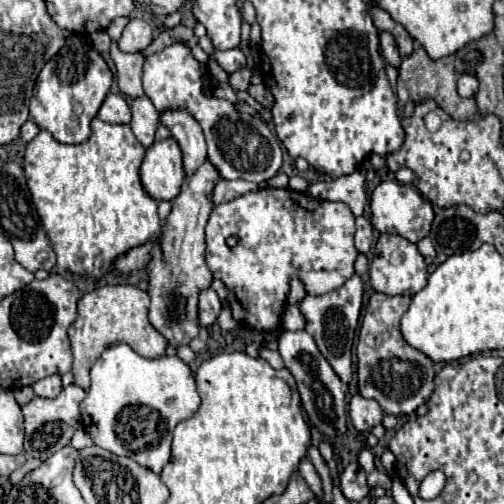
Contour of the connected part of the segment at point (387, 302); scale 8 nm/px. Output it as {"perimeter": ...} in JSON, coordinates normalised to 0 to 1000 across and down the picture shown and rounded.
{"perimeter":[[[738,581],[718,645],[714,645],[714,665],[710,665],[710,688],[706,688],[706,712],[710,712],[710,772],[714,784],[730,788],[730,792],[746,792],[754,800],[754,808],[762,812],[762,819],[770,823],[813,823],[825,815],[829,804],[845,800],[849,788],[861,776],[861,720],[853,708],[845,708],[837,696],[813,688],[798,661],[794,661],[794,633],[798,625],[810,617],[813,605],[813,589],[774,589],[762,581]]]}

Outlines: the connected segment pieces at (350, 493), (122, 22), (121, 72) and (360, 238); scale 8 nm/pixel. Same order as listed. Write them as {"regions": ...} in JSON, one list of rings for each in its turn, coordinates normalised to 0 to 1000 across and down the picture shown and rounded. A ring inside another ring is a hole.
{"regions":[[[[690,919],[683,935],[675,938],[675,966],[687,990],[714,994],[734,978],[734,966],[726,958],[726,938],[710,919]]],[[[234,34],[234,38],[226,38],[226,42],[218,46],[218,54],[210,58],[210,62],[214,62],[214,69],[230,81],[230,77],[238,73],[238,65],[242,65],[242,58],[250,54],[250,46],[254,46],[254,42],[258,42],[254,34]]],[[[230,85],[218,93],[218,117],[230,129],[230,165],[238,173],[238,185],[250,192],[286,192],[282,177],[282,125],[286,113],[278,105],[242,105]]],[[[706,431],[706,494],[730,502],[738,482],[738,446],[726,431]]]]}

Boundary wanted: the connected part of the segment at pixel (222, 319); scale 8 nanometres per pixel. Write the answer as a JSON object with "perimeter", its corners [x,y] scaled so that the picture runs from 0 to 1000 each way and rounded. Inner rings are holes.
{"perimeter":[[[442,607],[433,627],[431,641],[440,655],[452,659],[460,659],[468,653],[468,649],[470,651],[476,649],[476,643],[462,631],[454,607]]]}

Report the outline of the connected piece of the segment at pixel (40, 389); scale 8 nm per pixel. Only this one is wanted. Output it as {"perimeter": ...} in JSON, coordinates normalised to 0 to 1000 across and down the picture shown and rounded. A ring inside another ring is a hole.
{"perimeter":[[[99,744],[99,748],[87,748],[79,756],[71,756],[63,764],[67,780],[75,788],[111,788],[119,776],[123,776],[123,756],[119,756],[119,744]]]}

